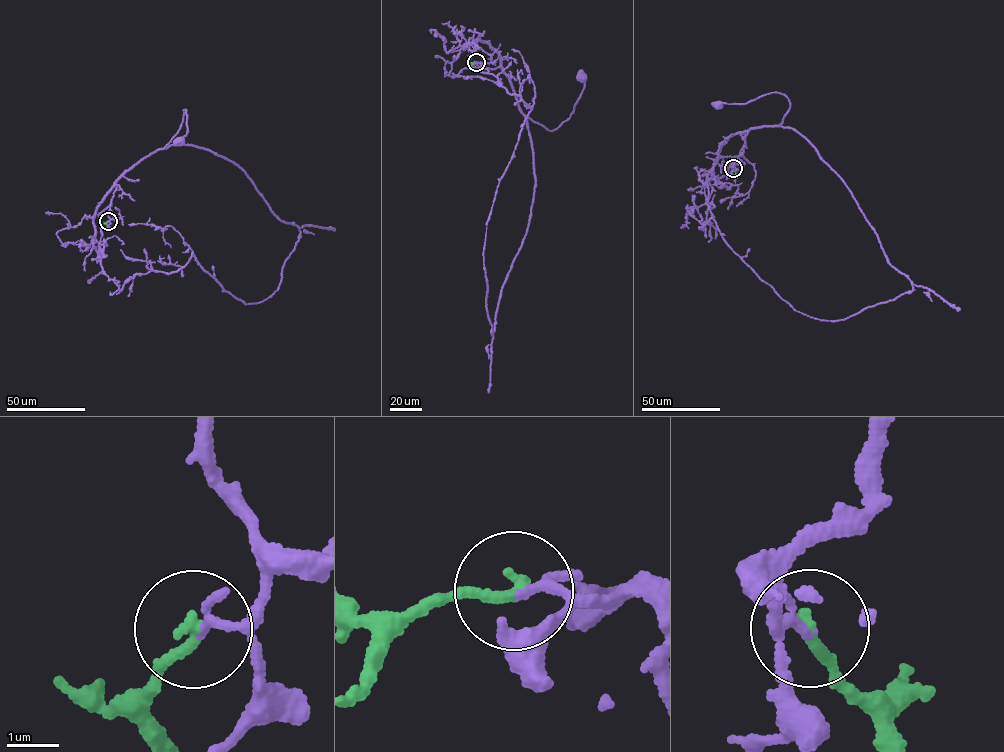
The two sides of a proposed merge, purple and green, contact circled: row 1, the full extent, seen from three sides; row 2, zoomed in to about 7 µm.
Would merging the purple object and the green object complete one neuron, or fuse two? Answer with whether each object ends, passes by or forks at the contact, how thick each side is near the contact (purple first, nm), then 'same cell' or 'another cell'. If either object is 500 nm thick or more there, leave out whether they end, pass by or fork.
purple passes by; green ends there; 120 nm thick on the purple side, 240 nm on the other; same cell

